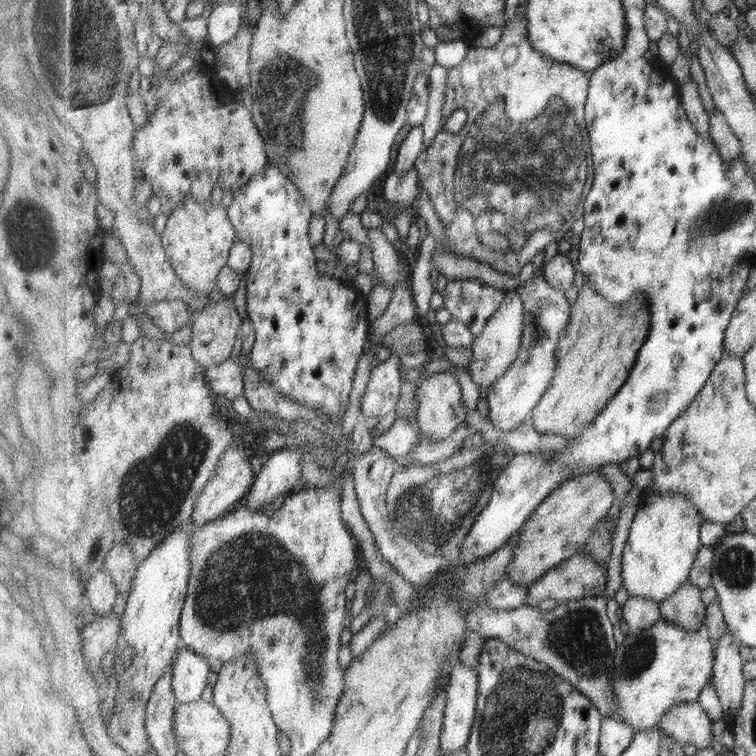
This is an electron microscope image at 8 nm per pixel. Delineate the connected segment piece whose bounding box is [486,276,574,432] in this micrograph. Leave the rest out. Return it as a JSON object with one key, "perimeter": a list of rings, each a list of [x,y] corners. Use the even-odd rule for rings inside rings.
{"perimeter":[[[537,276],[521,284],[516,291],[522,298],[524,308],[526,309],[526,324],[523,329],[522,348],[518,359],[512,364],[512,367],[497,382],[494,382],[487,393],[487,402],[490,415],[487,417],[491,422],[502,431],[506,432],[521,426],[529,414],[533,414],[535,408],[539,405],[543,395],[551,386],[555,371],[558,368],[559,340],[566,335],[567,328],[570,327],[571,316],[574,306],[569,304],[563,291],[555,289],[551,282],[547,281],[545,276]]]}

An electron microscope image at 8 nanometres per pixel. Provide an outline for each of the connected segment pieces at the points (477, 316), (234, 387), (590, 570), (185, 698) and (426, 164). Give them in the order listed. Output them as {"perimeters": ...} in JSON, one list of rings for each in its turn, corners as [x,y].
{"perimeters":[[[[453,280],[447,284],[443,307],[469,326],[475,337],[482,335],[490,318],[502,308],[506,291],[481,280]]],[[[233,359],[206,368],[206,380],[213,393],[230,402],[244,394],[244,369],[237,362],[233,362]]],[[[579,552],[577,555],[565,560],[559,566],[552,568],[536,583],[528,588],[526,604],[537,608],[543,600],[553,598],[560,602],[585,597],[600,597],[607,592],[606,566],[598,564],[588,552]]],[[[182,645],[172,664],[172,685],[180,704],[201,701],[211,672],[210,661]]],[[[515,13],[515,18],[503,25],[501,40],[494,47],[471,47],[463,64],[448,70],[444,103],[442,104],[443,120],[449,118],[457,108],[462,108],[467,112],[467,121],[458,133],[447,132],[441,128],[414,164],[418,170],[418,185],[426,190],[438,217],[446,226],[446,240],[439,242],[437,249],[442,253],[473,257],[481,263],[493,266],[493,269],[509,275],[518,275],[539,252],[544,252],[543,250],[549,242],[560,241],[563,234],[571,230],[577,220],[584,218],[584,204],[596,175],[592,140],[586,121],[586,100],[590,91],[592,74],[589,71],[583,71],[569,64],[553,60],[550,56],[539,52],[531,44],[527,25],[526,14],[521,19]]]]}

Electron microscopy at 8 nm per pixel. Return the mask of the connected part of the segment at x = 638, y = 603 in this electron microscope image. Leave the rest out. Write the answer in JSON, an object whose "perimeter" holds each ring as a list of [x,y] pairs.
{"perimeter":[[[633,596],[622,606],[622,609],[630,633],[651,626],[662,619],[660,603],[651,599]]]}

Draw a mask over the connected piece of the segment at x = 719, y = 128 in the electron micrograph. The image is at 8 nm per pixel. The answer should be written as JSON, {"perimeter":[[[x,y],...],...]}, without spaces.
{"perimeter":[[[716,106],[710,120],[710,139],[716,144],[721,156],[727,162],[732,163],[743,158],[740,138],[734,133],[726,116]]]}

